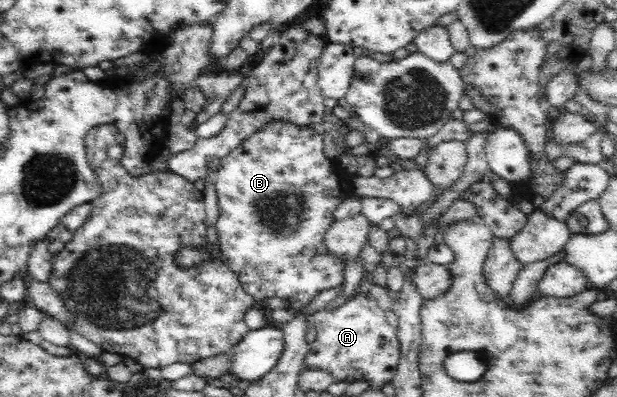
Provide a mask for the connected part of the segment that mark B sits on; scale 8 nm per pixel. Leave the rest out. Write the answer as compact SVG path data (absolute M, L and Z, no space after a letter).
M271 122L267 124L265 128L261 128L259 132L255 132L253 136L247 137L239 144L235 150L232 150L223 160L220 160L218 164L215 165L215 170L217 173L217 183L215 188L217 190L217 197L219 199L219 209L221 216L216 224L217 233L219 234L219 239L221 243L221 250L216 250L211 244L208 245L207 249L182 249L177 253L177 263L180 268L191 268L191 266L197 266L201 262L207 262L207 260L220 260L232 272L237 274L243 289L253 296L253 300L256 305L262 306L263 302L269 298L279 296L279 298L289 298L290 299L290 309L298 309L304 304L307 304L311 298L317 296L321 291L327 289L333 289L338 287L343 280L343 273L345 270L345 265L341 259L335 259L335 257L329 257L325 247L323 247L323 237L325 236L325 230L329 229L329 226L333 224L333 210L337 204L341 204L348 199L356 198L354 195L353 187L349 179L351 175L346 170L343 170L339 163L335 163L333 160L326 159L323 154L322 148L326 145L326 141L322 136L309 129L307 126L295 126L294 124L289 124L288 122Z

